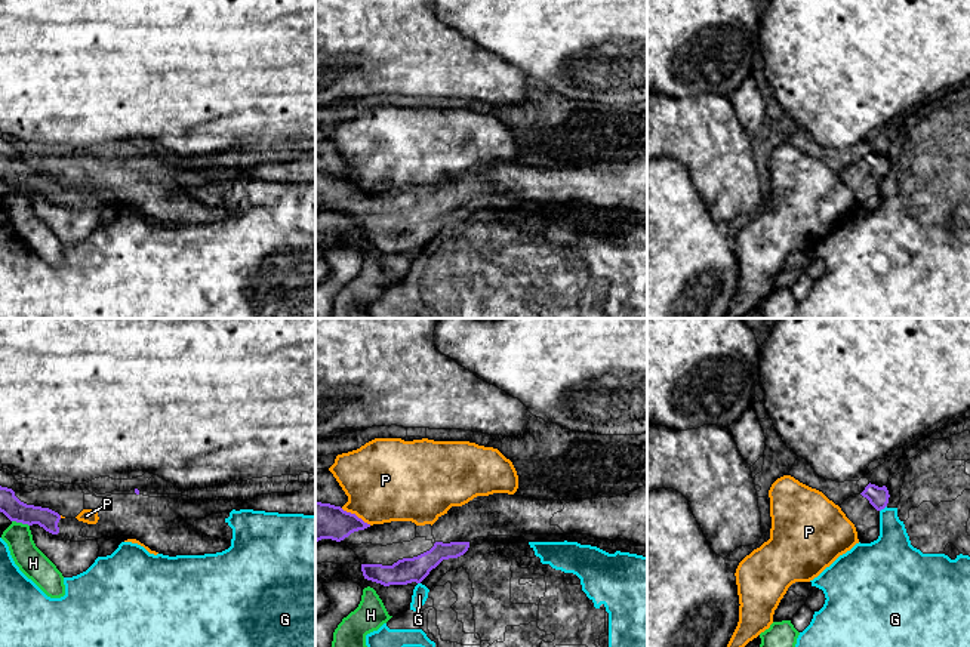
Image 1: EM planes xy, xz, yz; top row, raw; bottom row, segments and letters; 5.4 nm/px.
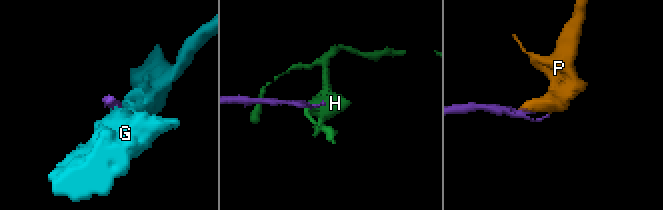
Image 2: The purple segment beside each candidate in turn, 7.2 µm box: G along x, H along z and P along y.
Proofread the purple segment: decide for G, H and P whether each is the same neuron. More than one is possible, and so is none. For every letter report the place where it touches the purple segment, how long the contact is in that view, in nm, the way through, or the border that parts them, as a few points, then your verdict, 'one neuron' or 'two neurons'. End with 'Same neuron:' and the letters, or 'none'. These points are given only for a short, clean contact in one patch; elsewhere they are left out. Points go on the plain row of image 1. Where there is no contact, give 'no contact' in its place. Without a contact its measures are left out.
G: yz (883, 176) | 50 nm | along yz (886, 173), (880, 179) | two neurons
H: xy (21, 190) | 100 nm | along xy (12, 188), (28, 194) | two neurons
P: xz (354, 182) | 190 nm | two neurons
Same neuron: none

